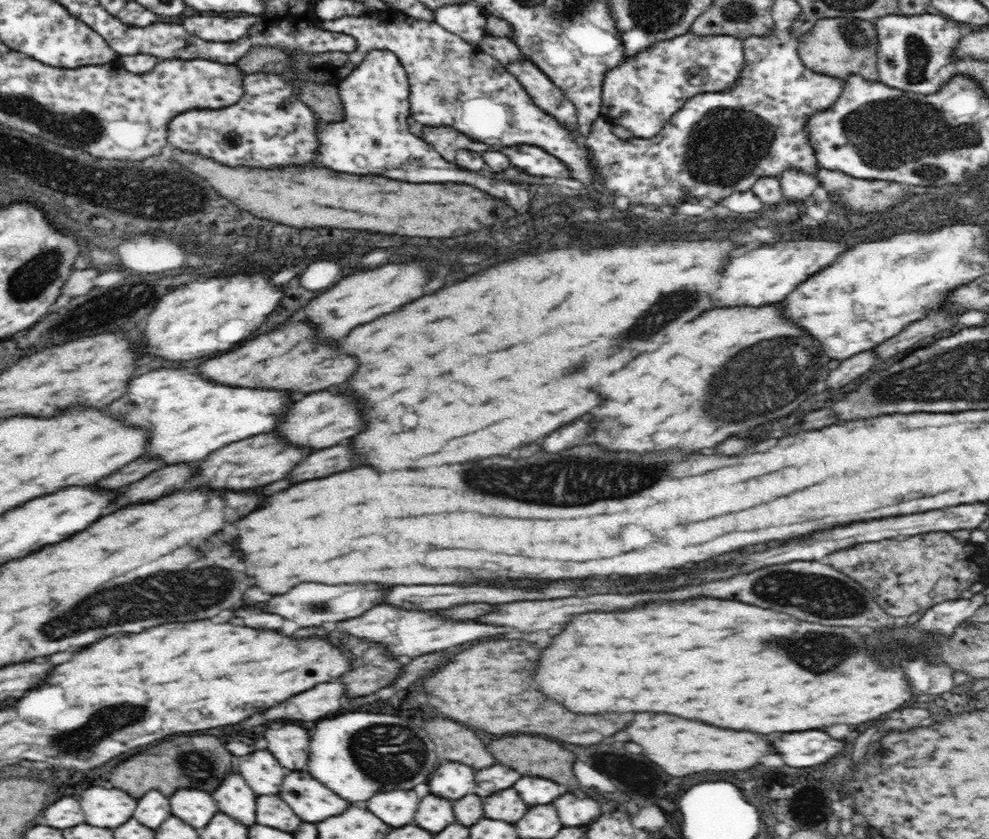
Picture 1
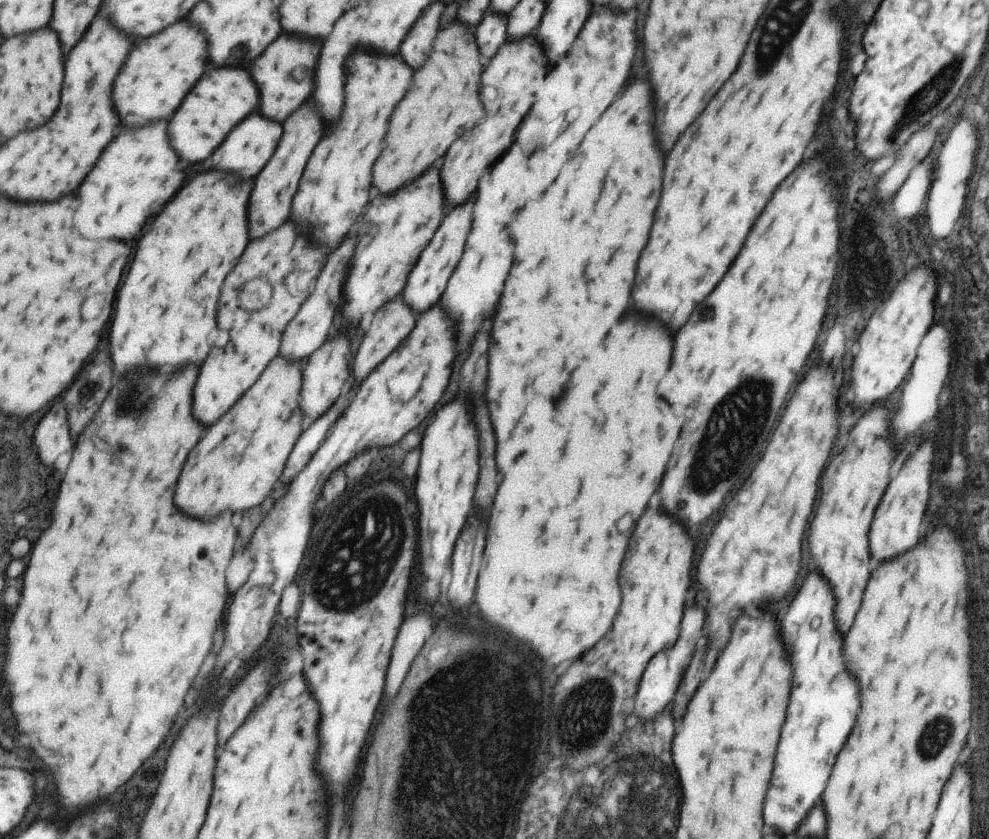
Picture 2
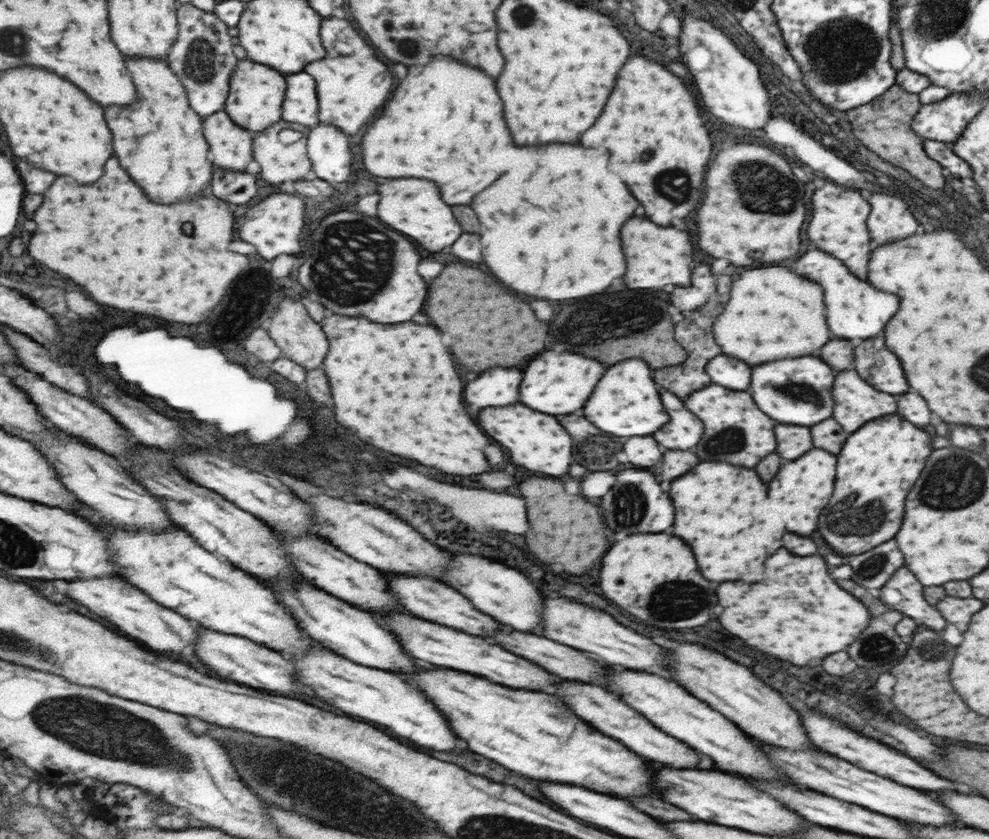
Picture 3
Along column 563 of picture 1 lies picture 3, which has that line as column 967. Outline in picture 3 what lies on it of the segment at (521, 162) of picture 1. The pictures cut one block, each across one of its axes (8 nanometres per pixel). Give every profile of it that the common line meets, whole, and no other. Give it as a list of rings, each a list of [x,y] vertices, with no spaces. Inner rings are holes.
[[[923,138],[923,148],[925,148],[925,154],[927,154],[931,160],[937,160],[943,168],[949,170],[949,174],[951,174],[951,178],[953,178],[955,182],[959,182],[959,180],[963,180],[963,178],[967,178],[967,180],[973,178],[971,166],[969,166],[963,158],[959,158],[953,150],[945,148],[943,142]]]

